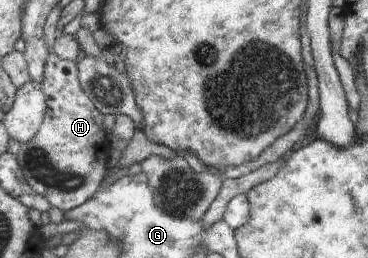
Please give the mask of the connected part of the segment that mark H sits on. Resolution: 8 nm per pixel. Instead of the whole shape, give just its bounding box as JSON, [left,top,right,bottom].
[16,50,112,213]

